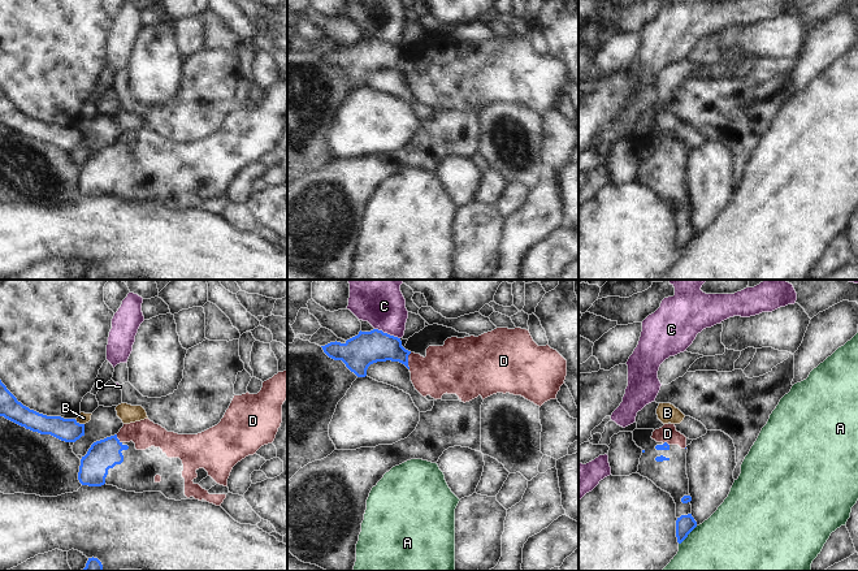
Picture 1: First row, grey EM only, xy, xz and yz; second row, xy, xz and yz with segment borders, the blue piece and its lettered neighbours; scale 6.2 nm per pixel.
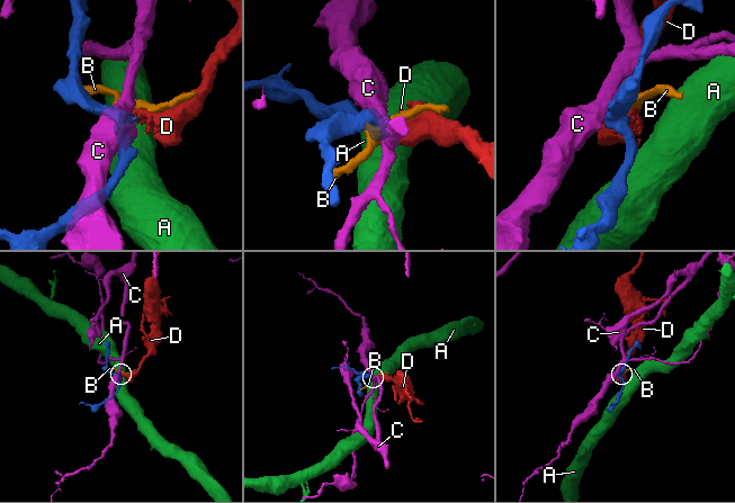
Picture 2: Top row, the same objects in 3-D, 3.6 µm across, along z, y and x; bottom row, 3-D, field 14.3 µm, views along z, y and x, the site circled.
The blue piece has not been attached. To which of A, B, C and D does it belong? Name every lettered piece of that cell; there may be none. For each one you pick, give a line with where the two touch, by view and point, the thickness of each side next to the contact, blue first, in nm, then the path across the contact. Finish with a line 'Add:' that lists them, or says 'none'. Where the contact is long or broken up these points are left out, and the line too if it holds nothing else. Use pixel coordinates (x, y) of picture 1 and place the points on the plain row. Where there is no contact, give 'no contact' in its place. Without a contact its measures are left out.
D: contact xz (407, 69); calibres 200 and 300 nm; way xz (373, 55), (390, 56), (407, 69), (421, 77), (446, 77)
Add: D

